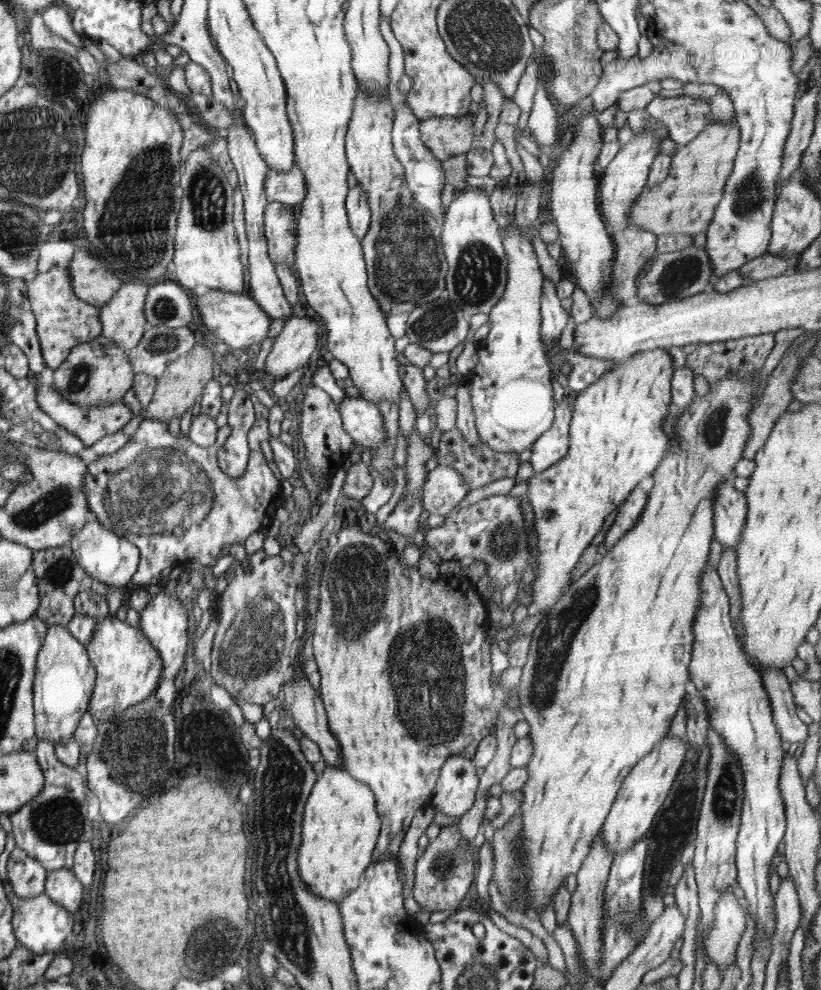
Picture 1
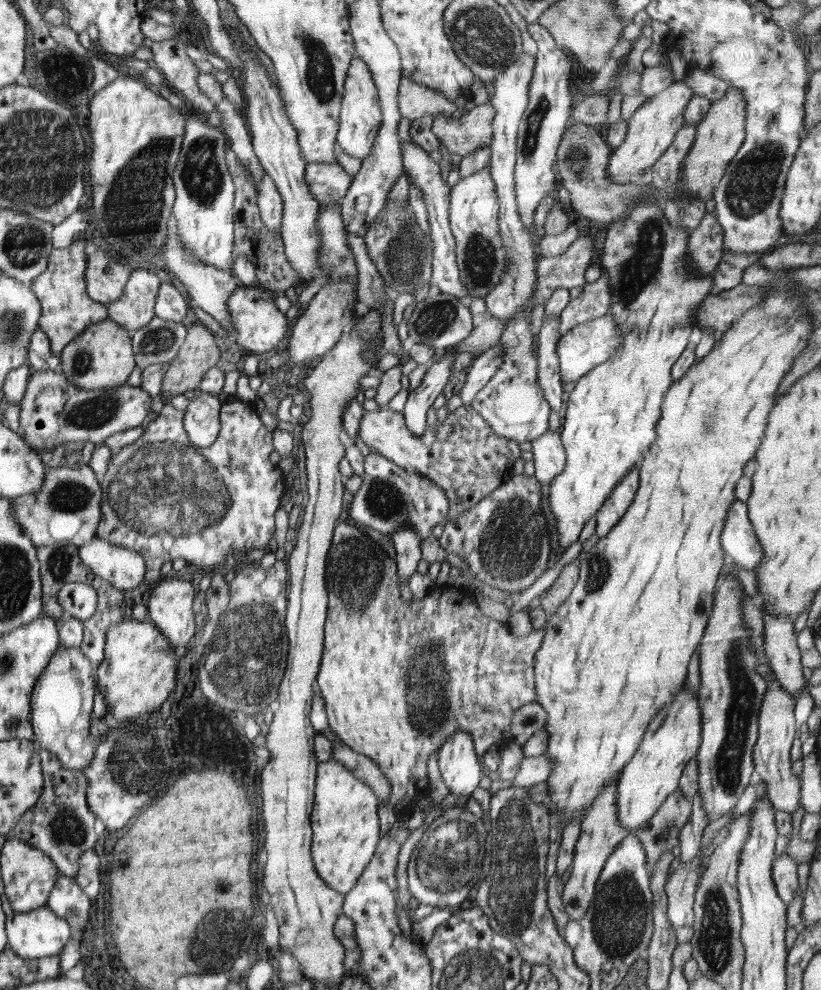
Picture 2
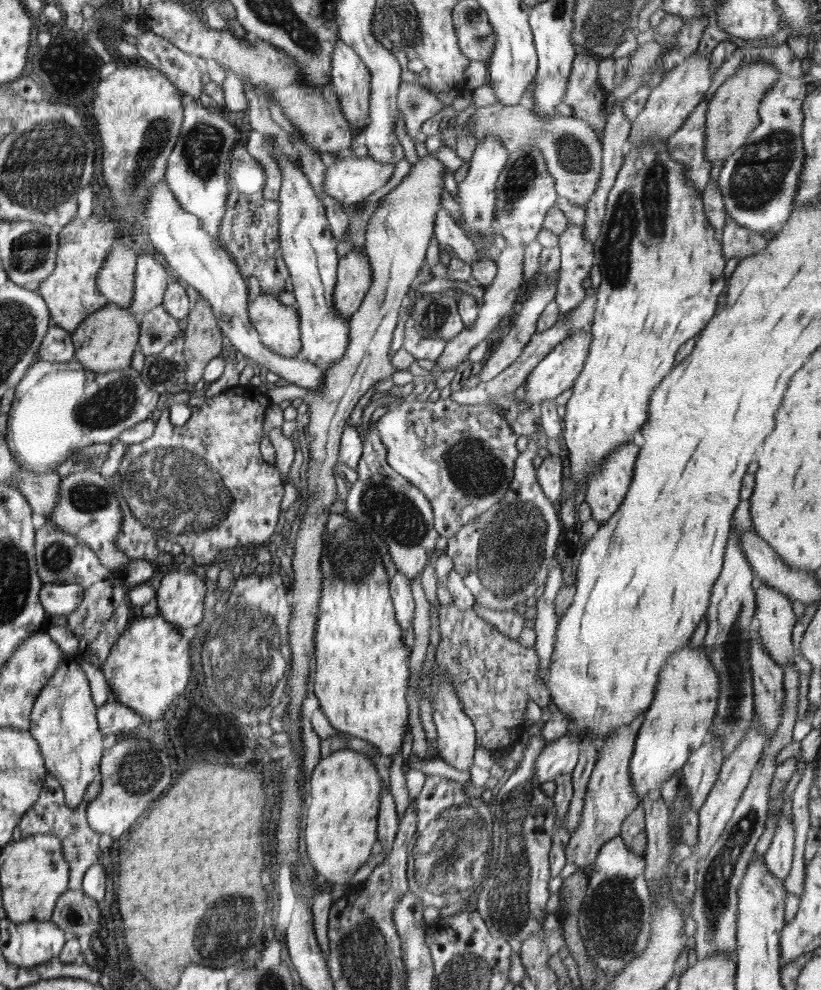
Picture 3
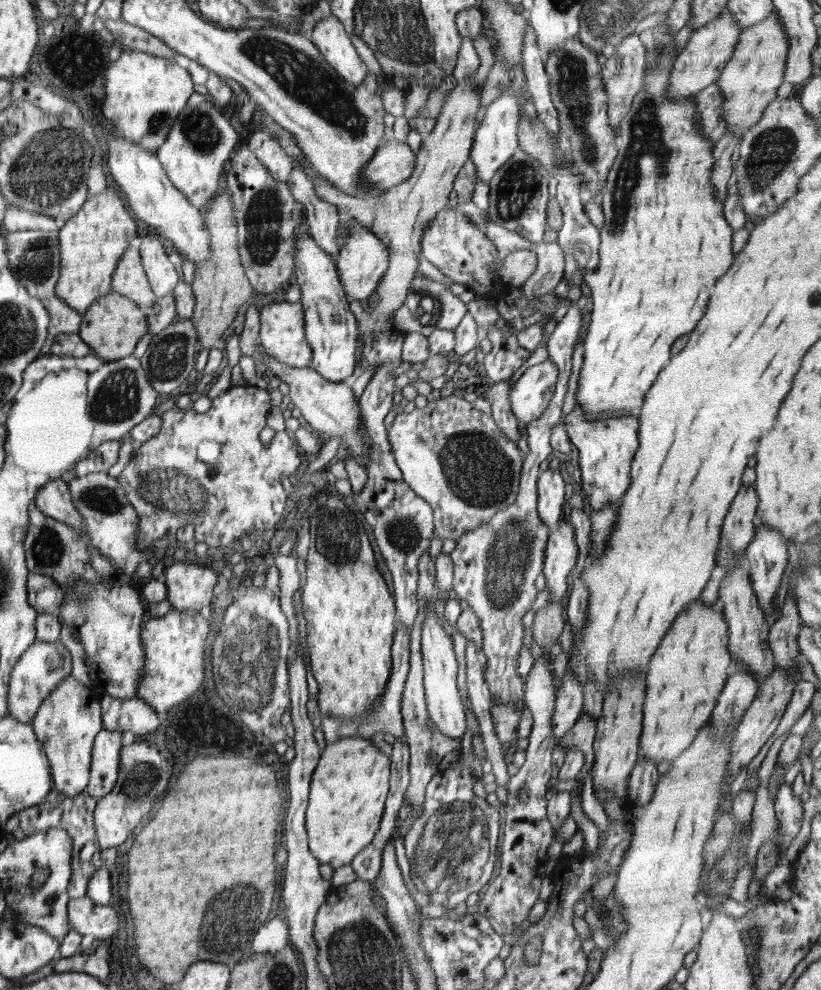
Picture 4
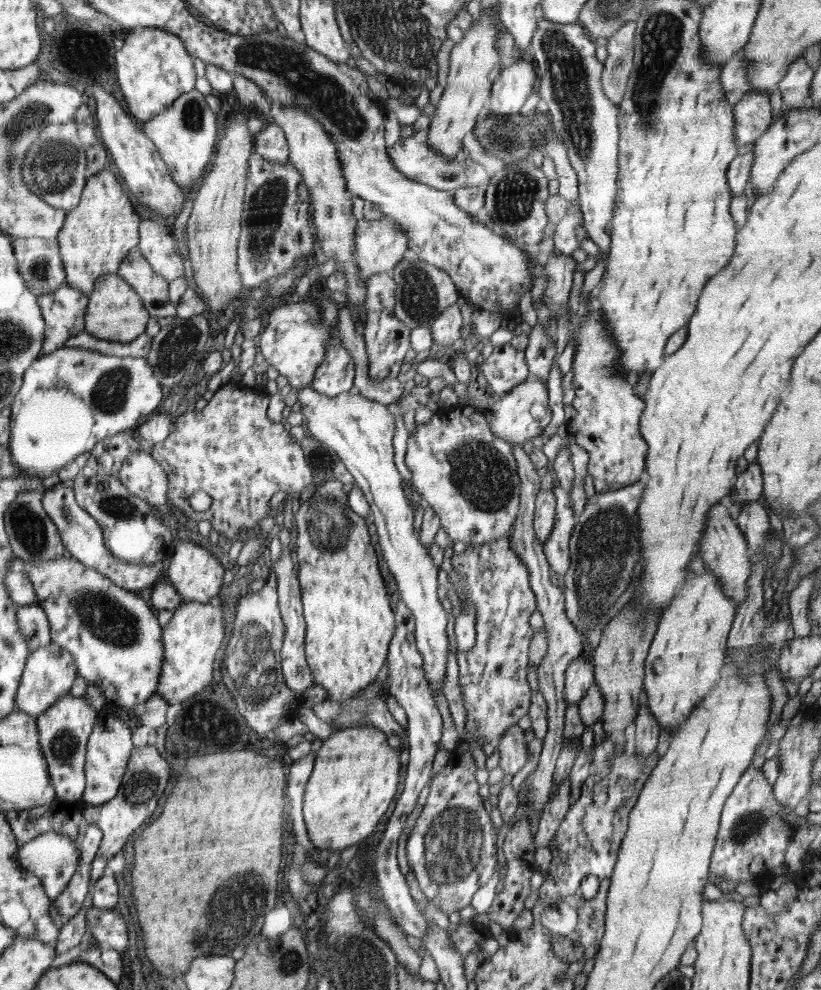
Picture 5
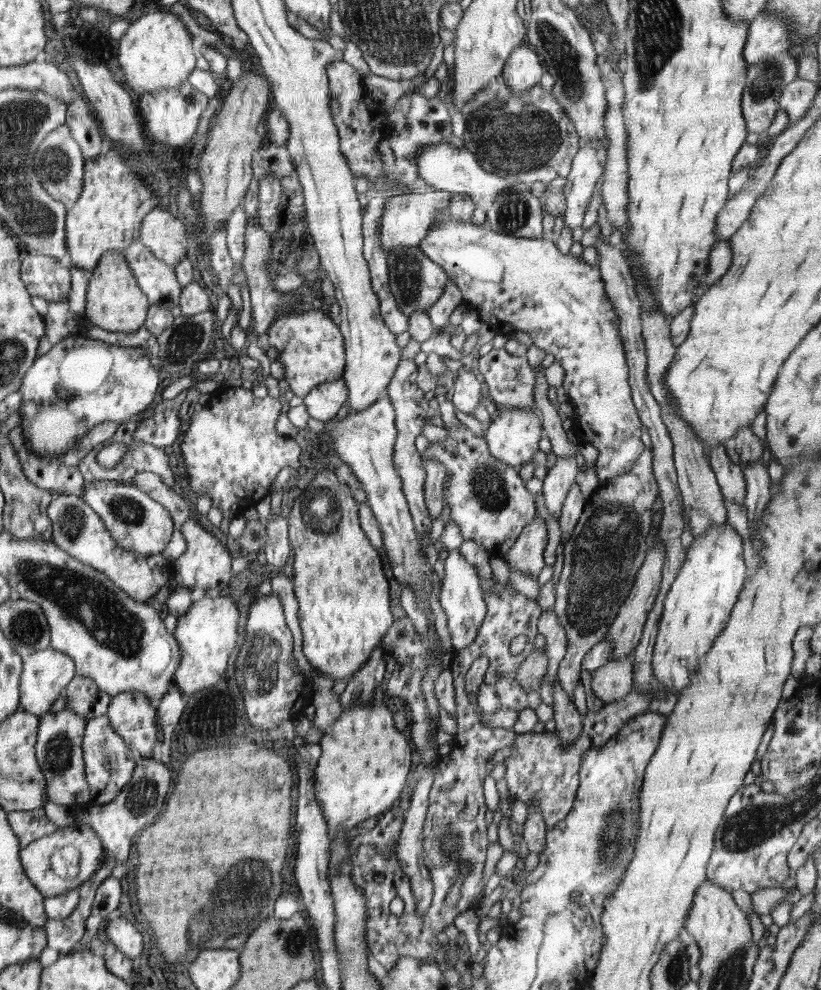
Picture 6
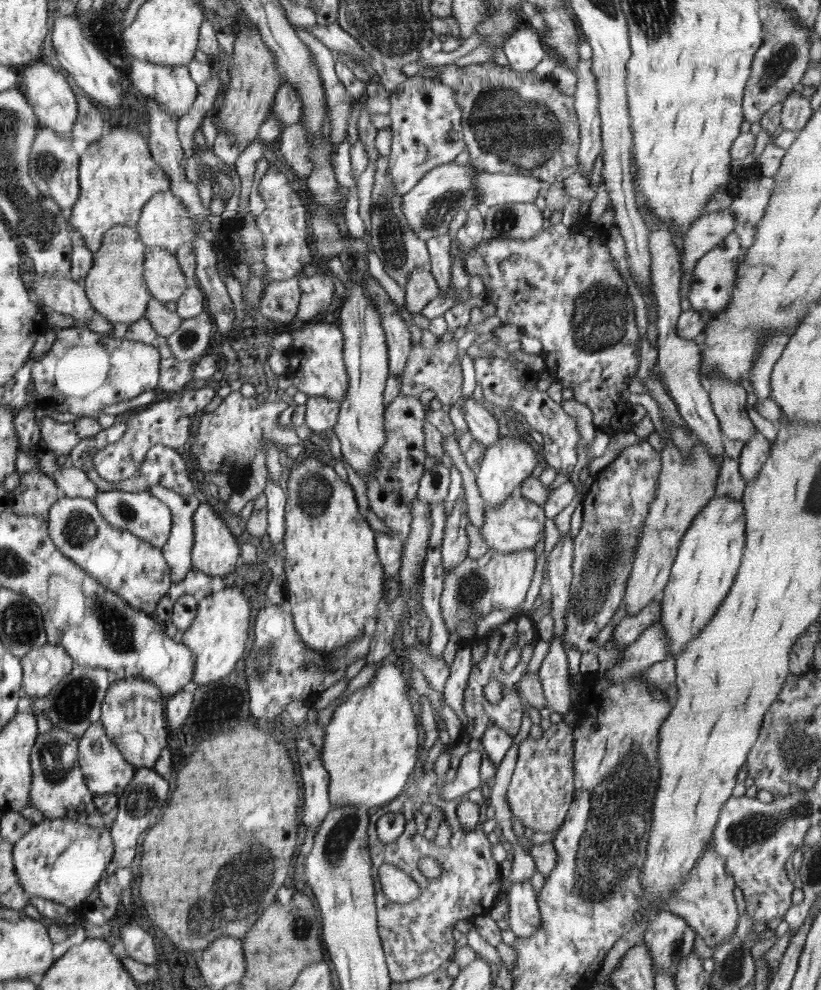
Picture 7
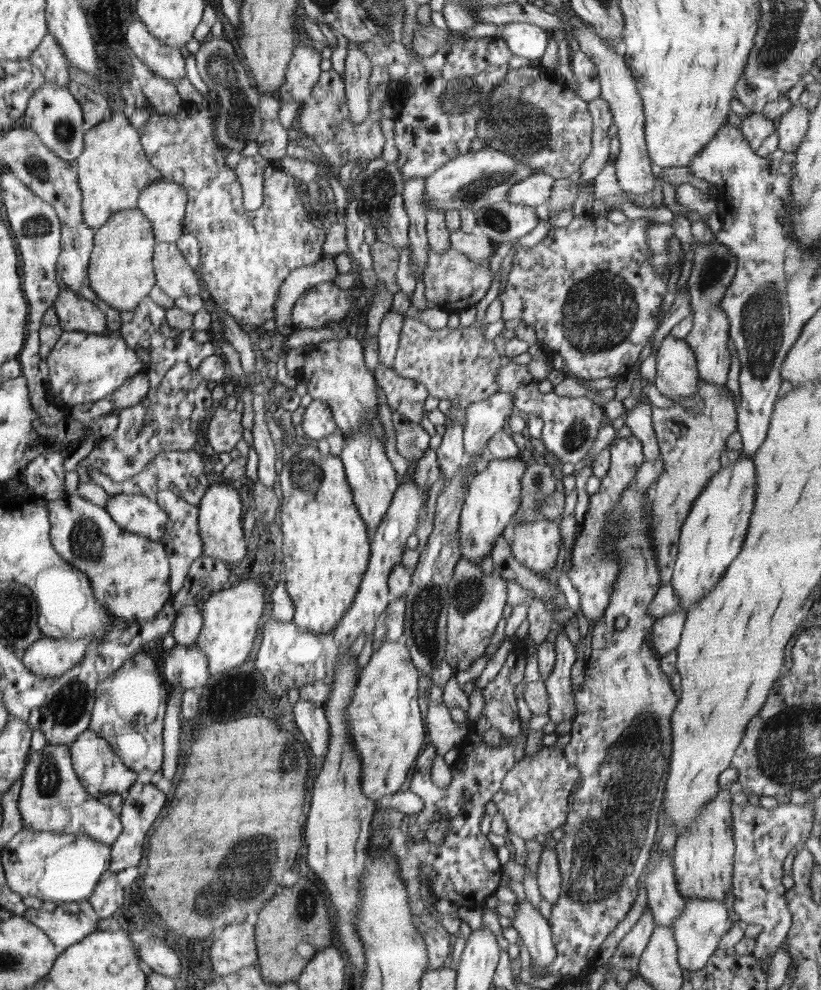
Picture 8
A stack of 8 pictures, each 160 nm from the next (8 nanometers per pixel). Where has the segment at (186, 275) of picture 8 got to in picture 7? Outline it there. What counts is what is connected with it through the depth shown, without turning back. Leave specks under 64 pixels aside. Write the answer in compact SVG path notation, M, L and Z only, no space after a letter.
M151 247L144 268L144 276L153 298L162 304L182 298L186 291L186 275L175 254L164 247Z

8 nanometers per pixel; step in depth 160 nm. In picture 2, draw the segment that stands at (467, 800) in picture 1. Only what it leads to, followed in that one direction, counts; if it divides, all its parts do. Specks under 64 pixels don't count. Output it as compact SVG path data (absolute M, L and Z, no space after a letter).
M456 731L448 737L438 750L438 764L450 793L466 796L476 790L482 771L470 733Z

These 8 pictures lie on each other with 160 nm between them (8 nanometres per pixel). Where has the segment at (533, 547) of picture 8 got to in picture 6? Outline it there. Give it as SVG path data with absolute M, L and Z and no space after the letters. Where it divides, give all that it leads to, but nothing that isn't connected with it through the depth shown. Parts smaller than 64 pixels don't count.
M460 423L459 428L445 428L447 438L444 442L430 443L430 446L422 456L423 460L436 459L447 470L447 475L452 476L448 485L443 484L443 503L450 508L450 520L456 522L464 539L473 540L482 546L491 556L502 556L510 550L516 539L522 534L524 527L537 517L534 495L526 489L526 482L521 478L518 471L511 466L493 458L488 450L485 434L480 437Z

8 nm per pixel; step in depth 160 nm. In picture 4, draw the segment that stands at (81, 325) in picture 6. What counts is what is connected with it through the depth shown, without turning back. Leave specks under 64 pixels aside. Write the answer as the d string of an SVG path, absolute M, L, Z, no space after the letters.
M54 295L43 302L45 309L50 315L50 326L48 326L48 336L46 344L42 347L42 355L48 355L54 342L59 334L74 334L79 332L82 314L75 308L72 308L60 296Z

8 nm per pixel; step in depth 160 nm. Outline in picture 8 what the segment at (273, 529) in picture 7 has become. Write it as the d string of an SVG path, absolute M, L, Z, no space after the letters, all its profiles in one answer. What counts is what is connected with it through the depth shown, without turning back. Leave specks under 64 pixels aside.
M256 396L255 407L254 407L254 419L253 419L254 426L252 426L252 438L254 439L253 448L256 451L257 455L259 456L257 474L259 476L259 481L262 482L262 484L265 484L269 489L273 490L273 486L275 484L274 480L276 480L276 476L278 476L278 472L276 472L276 458L278 454L276 453L274 442L272 442L271 434L268 430L269 425L266 424L266 423L273 423L273 422L266 422L266 411L269 411L269 410L262 403L261 397Z

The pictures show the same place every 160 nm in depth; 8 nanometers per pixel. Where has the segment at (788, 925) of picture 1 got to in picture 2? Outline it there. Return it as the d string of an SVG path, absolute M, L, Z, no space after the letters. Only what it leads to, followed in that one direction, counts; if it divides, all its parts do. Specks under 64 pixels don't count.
M778 849L776 854L772 866L772 879L778 896L788 908L799 889L797 864L784 849Z

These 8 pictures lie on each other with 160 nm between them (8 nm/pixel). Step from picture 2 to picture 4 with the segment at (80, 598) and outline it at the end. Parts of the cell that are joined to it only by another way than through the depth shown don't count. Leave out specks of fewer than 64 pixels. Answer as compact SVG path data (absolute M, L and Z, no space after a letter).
M28 573L27 595L32 608L46 614L57 614L63 602L64 591L53 578Z

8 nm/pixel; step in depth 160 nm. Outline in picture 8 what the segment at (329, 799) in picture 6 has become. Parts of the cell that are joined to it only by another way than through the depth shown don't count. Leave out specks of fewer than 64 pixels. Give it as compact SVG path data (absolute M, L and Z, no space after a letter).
M383 639L381 645L360 673L351 703L345 710L349 720L349 735L363 764L361 787L363 793L375 802L400 790L400 786L412 773L412 766L415 766L416 759L421 754L422 744L426 740L426 728L422 712L418 708L419 670L412 662L407 644L404 640L394 642Z

